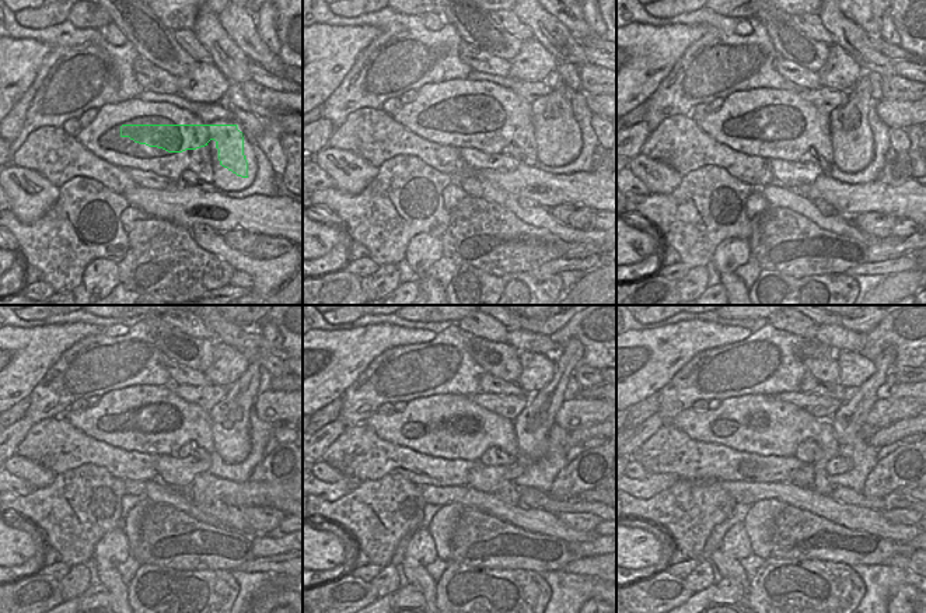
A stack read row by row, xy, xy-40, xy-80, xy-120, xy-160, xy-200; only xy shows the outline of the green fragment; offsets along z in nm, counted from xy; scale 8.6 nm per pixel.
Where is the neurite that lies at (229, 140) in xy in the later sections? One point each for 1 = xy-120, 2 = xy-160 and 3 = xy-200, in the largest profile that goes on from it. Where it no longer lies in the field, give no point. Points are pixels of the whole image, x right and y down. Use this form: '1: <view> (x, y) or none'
1: xy-120 (144, 419)
2: xy-160 (451, 426)
3: xy-200 (759, 424)

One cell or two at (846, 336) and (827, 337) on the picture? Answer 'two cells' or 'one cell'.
one cell

